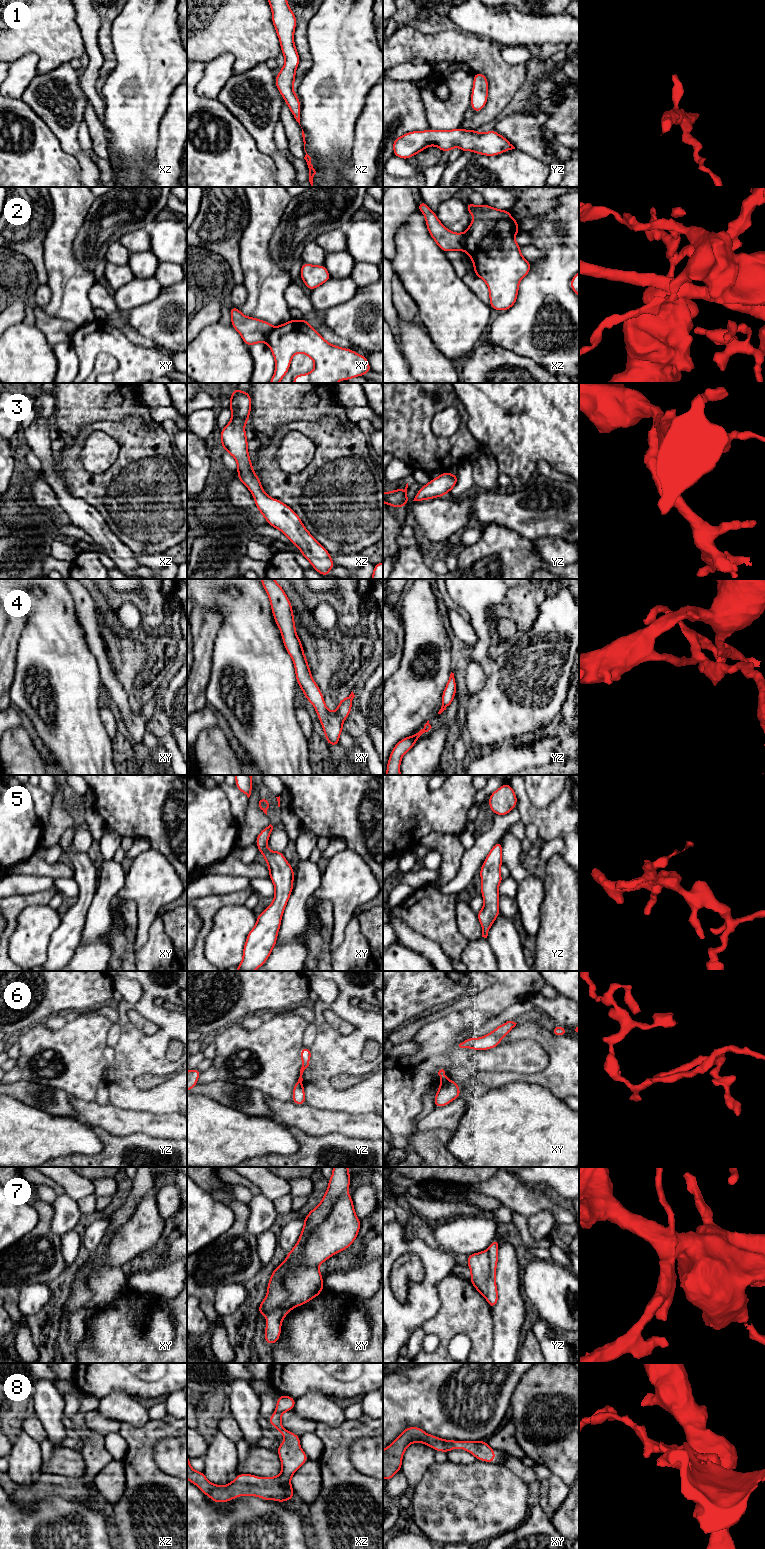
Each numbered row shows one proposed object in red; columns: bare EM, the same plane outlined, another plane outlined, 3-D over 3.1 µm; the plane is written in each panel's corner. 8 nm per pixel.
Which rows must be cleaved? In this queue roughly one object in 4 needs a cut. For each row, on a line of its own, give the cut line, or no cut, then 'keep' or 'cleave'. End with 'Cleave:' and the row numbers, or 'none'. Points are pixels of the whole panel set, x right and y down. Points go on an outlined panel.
1: no cut | keep
2: xz (463, 233), (465, 239), (464, 249) | cleave
3: no cut | keep
4: no cut | keep
5: no cut | keep
6: xy (448, 1079), (441, 1084) | cleave
7: xy (346, 1192), (309, 1231), (299, 1255), (301, 1263) | cleave
8: no cut | keep
Cleave: 2, 6, 7

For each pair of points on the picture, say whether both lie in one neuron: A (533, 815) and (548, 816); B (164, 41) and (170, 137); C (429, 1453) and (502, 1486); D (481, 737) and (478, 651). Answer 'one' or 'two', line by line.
A: one
B: two
C: two
D: one

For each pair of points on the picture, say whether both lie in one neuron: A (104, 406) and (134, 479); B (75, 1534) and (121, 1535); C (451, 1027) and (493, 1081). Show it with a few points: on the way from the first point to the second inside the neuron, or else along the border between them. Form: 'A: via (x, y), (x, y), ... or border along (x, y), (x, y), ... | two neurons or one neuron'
A: border along (133, 416), (118, 421), (95, 421), (87, 424) | two neurons
B: border along (109, 1520), (113, 1538) | two neurons
C: border along (481, 1070), (486, 1072) | two neurons

